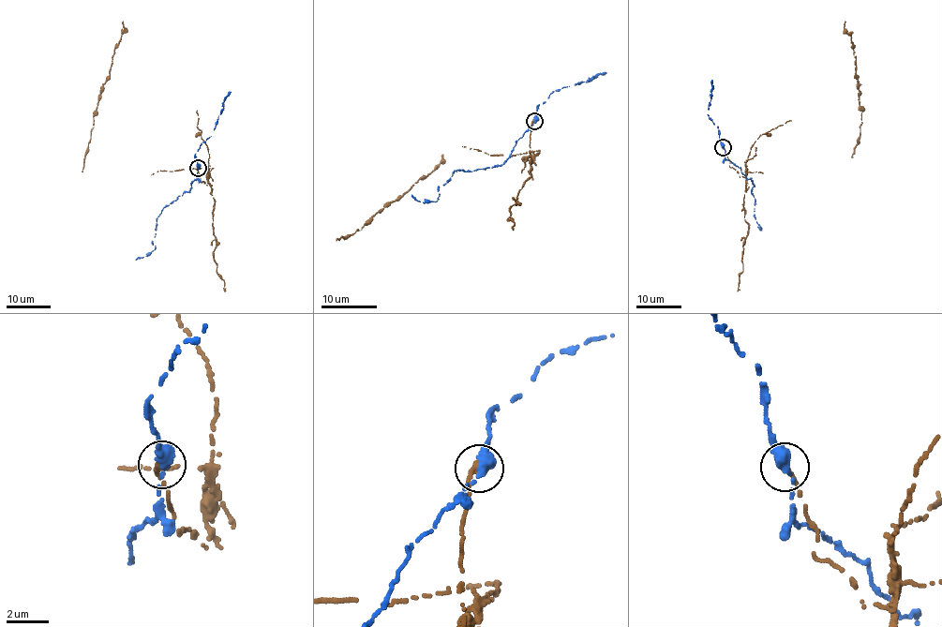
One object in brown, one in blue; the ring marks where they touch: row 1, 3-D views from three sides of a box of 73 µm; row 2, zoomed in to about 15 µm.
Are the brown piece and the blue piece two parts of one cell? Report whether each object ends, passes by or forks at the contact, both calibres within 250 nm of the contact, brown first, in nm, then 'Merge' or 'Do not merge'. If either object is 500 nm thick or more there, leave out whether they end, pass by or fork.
At the ring brown ends. At the ring blue passes by. Thickness 240 nm (brown) against 380 nm. Do not merge

